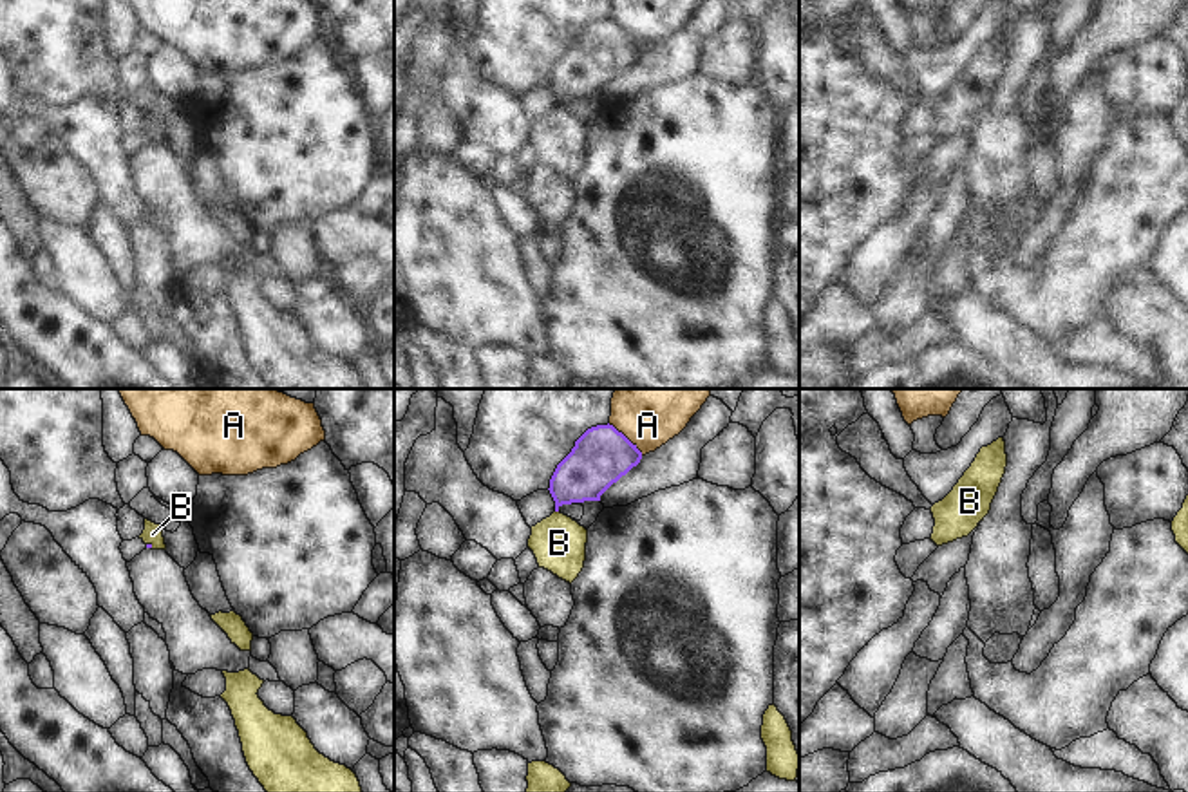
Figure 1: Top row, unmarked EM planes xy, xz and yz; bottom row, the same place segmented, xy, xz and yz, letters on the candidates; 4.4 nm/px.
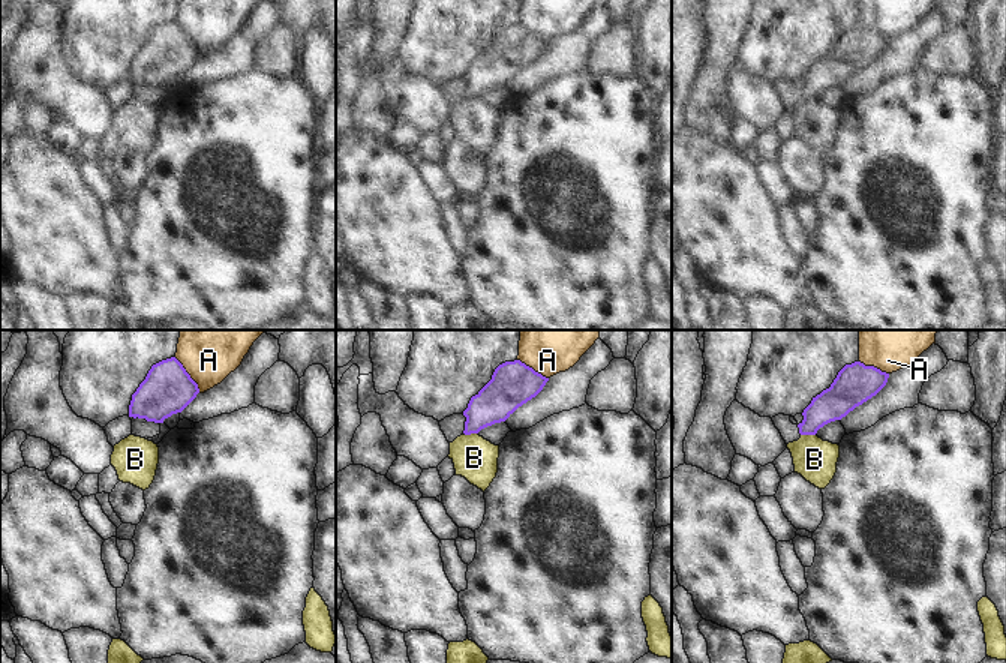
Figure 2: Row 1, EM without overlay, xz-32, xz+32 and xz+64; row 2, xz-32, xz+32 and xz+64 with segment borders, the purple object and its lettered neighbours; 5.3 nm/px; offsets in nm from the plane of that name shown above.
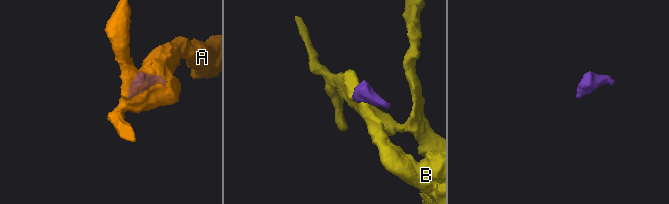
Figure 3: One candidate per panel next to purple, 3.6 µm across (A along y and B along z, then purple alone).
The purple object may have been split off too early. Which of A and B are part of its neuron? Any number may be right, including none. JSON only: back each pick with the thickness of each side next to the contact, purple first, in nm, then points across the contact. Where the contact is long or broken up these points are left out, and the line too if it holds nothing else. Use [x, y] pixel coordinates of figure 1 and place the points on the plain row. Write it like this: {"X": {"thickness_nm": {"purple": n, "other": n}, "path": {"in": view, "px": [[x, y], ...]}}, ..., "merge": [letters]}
{"merge": []}

